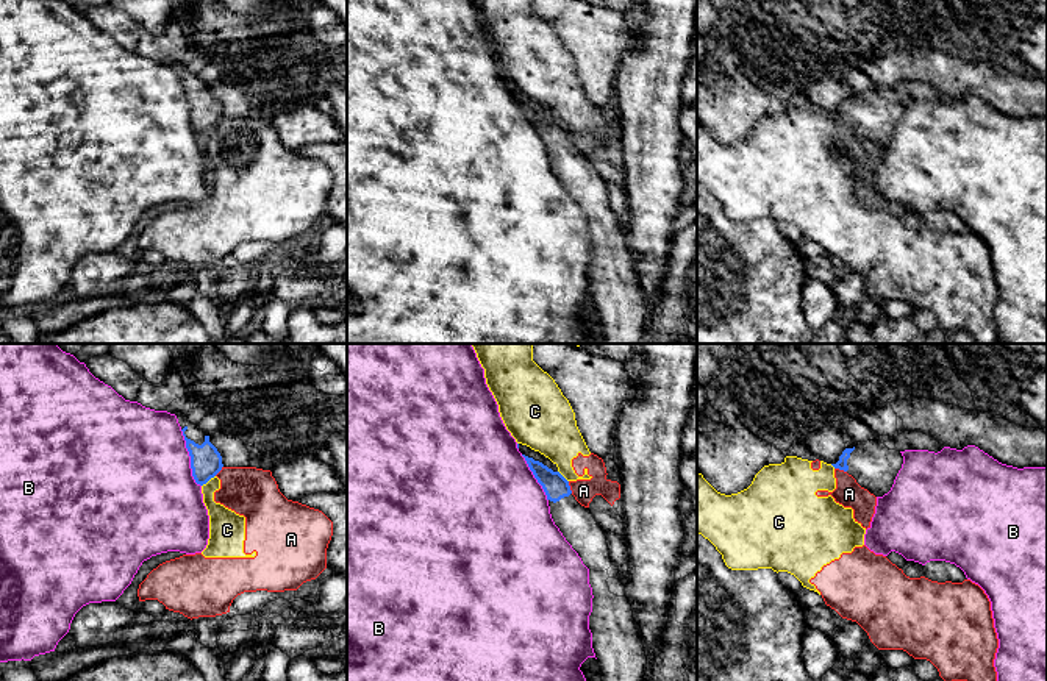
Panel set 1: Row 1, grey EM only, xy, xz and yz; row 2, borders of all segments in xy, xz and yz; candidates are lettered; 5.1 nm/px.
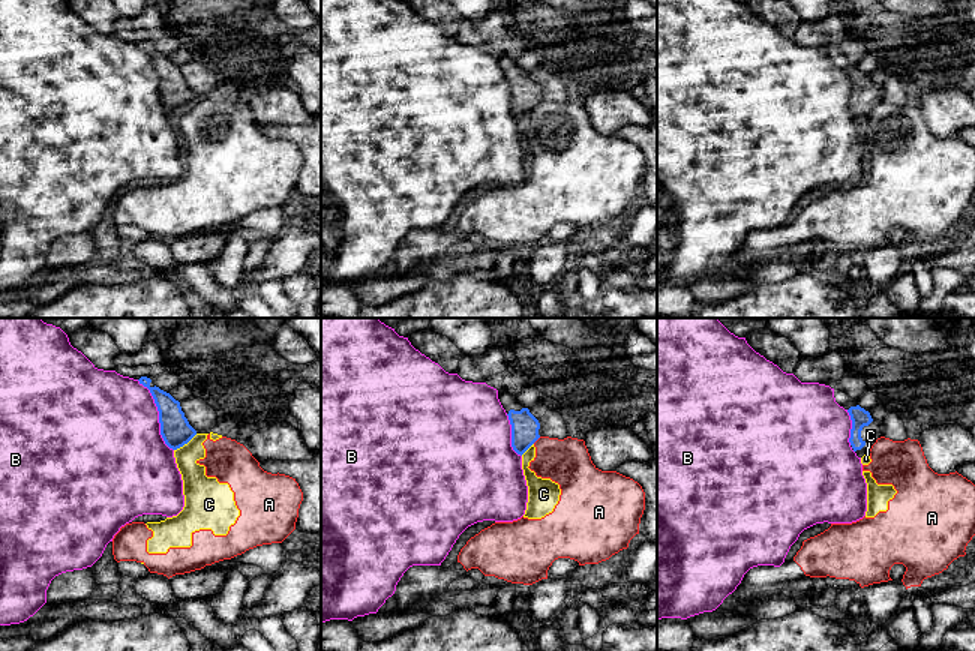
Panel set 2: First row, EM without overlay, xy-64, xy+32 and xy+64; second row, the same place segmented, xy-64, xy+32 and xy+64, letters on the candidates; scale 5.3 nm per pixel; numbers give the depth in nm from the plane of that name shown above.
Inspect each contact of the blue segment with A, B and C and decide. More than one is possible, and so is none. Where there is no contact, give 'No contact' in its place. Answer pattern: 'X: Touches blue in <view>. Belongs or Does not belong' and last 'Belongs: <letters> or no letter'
A: Touches blue in xz. Does not belong
B: Touches blue in xy. Does not belong
C: Touches blue in xy. Does not belong
Belongs: no letter

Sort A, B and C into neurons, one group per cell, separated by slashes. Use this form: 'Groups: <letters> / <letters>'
Groups: A C / B

